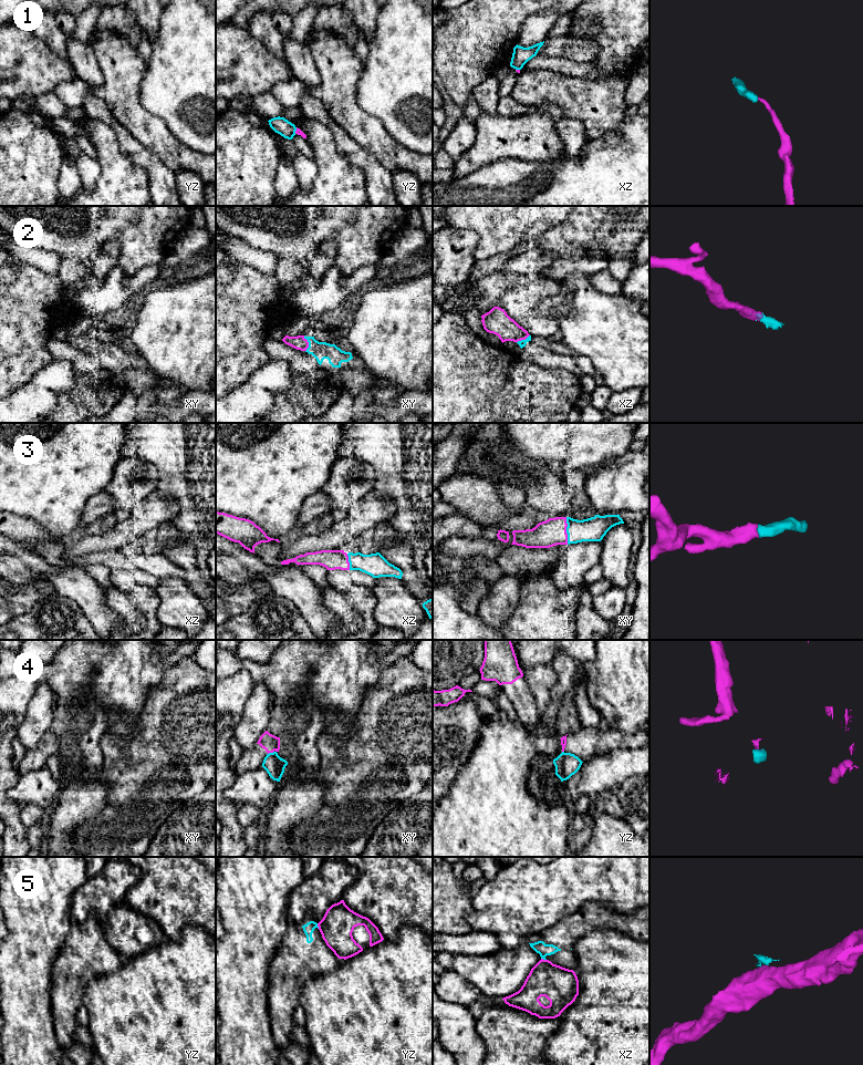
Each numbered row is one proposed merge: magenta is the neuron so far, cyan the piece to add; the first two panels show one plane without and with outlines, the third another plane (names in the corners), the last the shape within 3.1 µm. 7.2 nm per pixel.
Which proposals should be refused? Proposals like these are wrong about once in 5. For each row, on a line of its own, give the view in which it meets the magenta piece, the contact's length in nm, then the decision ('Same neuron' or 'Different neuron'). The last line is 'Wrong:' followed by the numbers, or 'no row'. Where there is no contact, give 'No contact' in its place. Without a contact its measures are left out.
1: Touches magenta in yz. Shared border 50 nm. Same neuron
2: Touches magenta in xy. Shared border 120 nm. Same neuron
3: Touches magenta in xy. Shared border 200 nm. Same neuron
4: Touches magenta in xy. Shared border 50 nm. Different neuron
5: Touches magenta in yz. Shared border 40 nm. Different neuron
Wrong: 4, 5

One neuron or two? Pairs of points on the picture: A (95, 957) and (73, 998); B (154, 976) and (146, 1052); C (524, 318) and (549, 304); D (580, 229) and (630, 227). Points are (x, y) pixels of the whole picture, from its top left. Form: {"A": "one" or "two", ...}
{"A": "one", "B": "one", "C": "two", "D": "one"}

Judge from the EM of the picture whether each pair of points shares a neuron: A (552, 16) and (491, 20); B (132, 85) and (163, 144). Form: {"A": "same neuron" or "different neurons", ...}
{"A": "different neurons", "B": "same neuron"}

